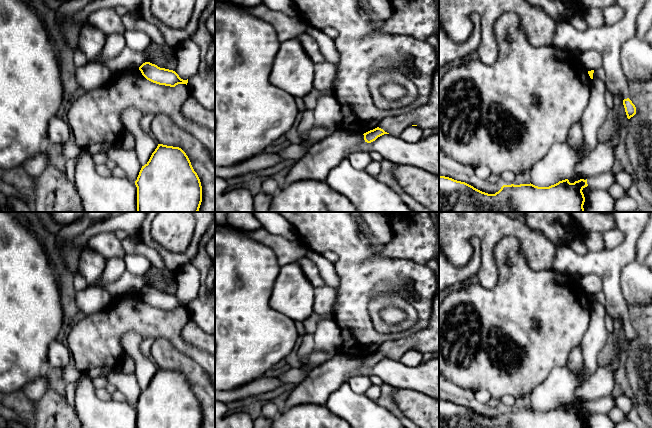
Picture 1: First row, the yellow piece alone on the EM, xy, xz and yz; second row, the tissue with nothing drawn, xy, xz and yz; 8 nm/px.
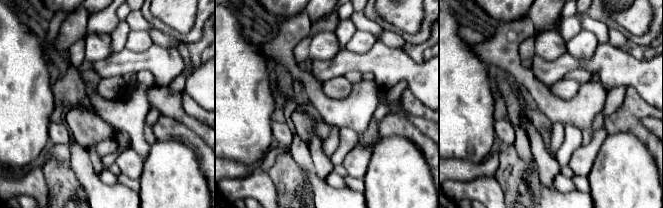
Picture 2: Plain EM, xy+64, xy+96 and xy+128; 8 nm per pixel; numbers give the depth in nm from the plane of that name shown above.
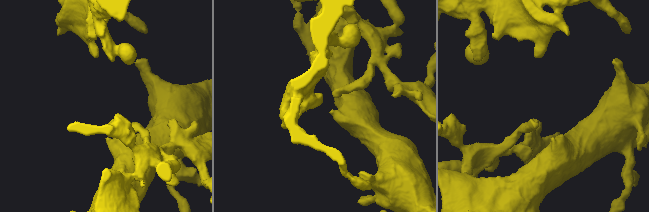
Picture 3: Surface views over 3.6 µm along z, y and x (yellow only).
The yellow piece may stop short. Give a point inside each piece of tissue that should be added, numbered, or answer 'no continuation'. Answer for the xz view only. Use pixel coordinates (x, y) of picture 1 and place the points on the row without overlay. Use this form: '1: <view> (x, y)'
no continuation

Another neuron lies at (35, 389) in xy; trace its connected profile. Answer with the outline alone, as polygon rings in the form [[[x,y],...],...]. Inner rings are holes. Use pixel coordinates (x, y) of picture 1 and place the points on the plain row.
[[[43,373],[37,378],[29,381],[23,388],[23,392],[31,403],[39,401],[49,389],[49,384]]]

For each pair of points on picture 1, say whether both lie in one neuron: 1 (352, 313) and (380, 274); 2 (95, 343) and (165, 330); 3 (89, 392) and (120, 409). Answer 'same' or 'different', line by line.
1: same
2: same
3: same

